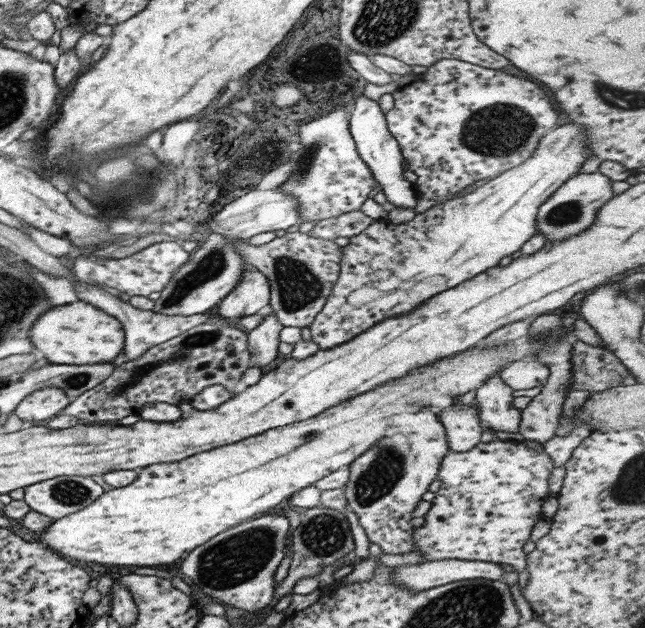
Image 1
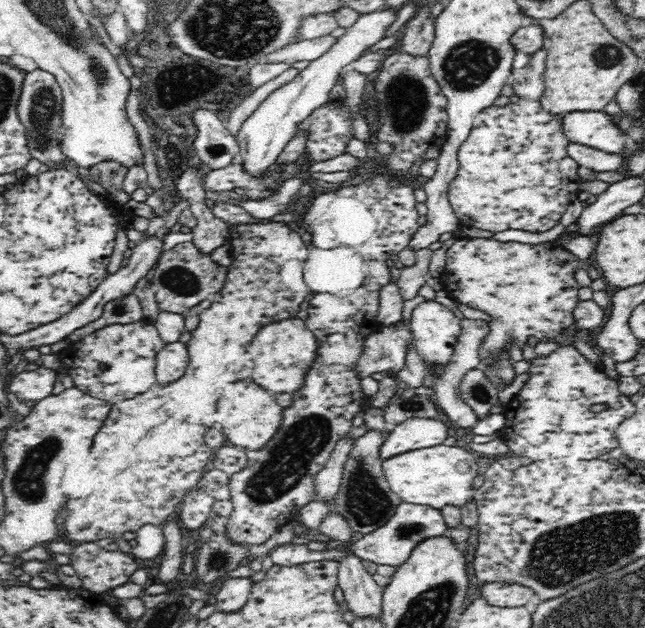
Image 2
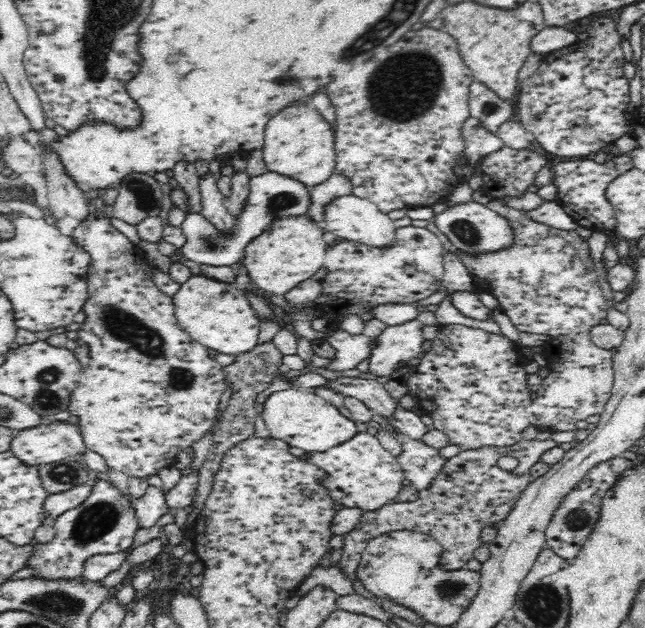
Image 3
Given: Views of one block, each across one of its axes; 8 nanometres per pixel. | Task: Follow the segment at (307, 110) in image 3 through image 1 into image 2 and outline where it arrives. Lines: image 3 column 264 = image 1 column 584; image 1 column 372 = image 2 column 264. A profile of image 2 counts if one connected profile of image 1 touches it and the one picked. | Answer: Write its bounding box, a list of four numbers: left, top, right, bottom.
[61,220,310,543]

